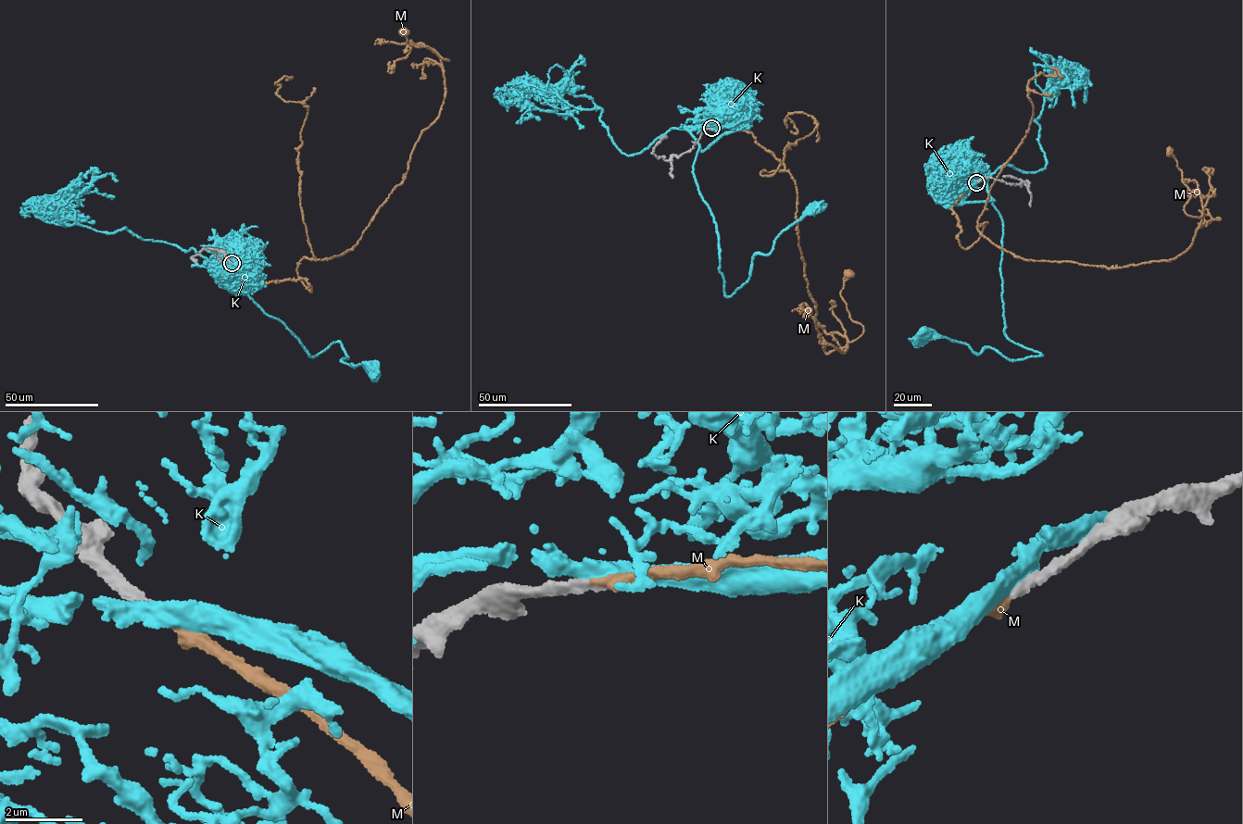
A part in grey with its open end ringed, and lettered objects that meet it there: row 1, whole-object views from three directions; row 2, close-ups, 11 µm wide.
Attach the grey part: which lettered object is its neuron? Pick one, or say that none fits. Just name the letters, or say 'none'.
M

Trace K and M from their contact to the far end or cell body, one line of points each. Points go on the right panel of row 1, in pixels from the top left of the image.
K: (977, 182), (985, 182), (1002, 224), (1004, 331), (1041, 355), (1012, 360), (989, 347), (979, 354), (922, 335)
M: (976, 183), (950, 208), (960, 246), (987, 222), (1024, 259), (1169, 261), (1201, 219), (1169, 150)

